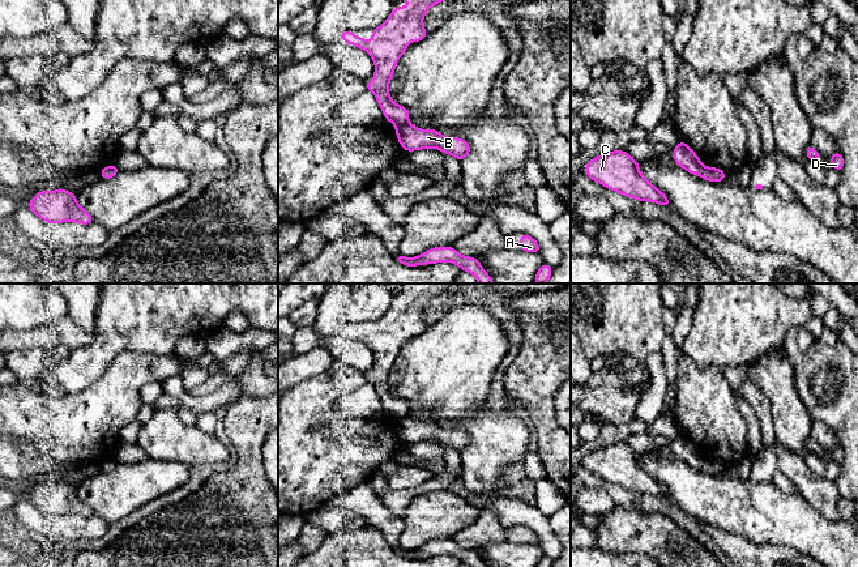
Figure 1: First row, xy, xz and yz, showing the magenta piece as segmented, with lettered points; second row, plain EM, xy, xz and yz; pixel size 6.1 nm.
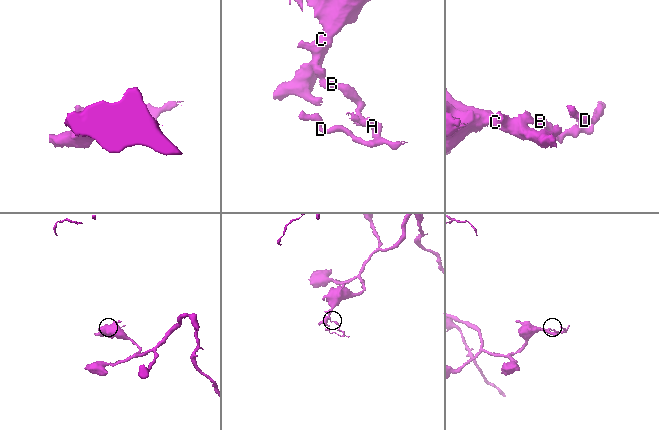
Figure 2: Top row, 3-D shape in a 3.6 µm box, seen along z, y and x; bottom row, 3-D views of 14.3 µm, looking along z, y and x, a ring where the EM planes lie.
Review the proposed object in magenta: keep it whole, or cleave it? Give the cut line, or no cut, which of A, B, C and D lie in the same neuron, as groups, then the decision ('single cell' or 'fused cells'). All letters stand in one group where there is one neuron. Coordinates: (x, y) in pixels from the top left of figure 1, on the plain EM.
cut in xz along (406, 414), (395, 417); A B D / C; fused cells

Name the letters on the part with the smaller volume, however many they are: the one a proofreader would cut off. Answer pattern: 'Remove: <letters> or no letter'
Remove: A, B, D

